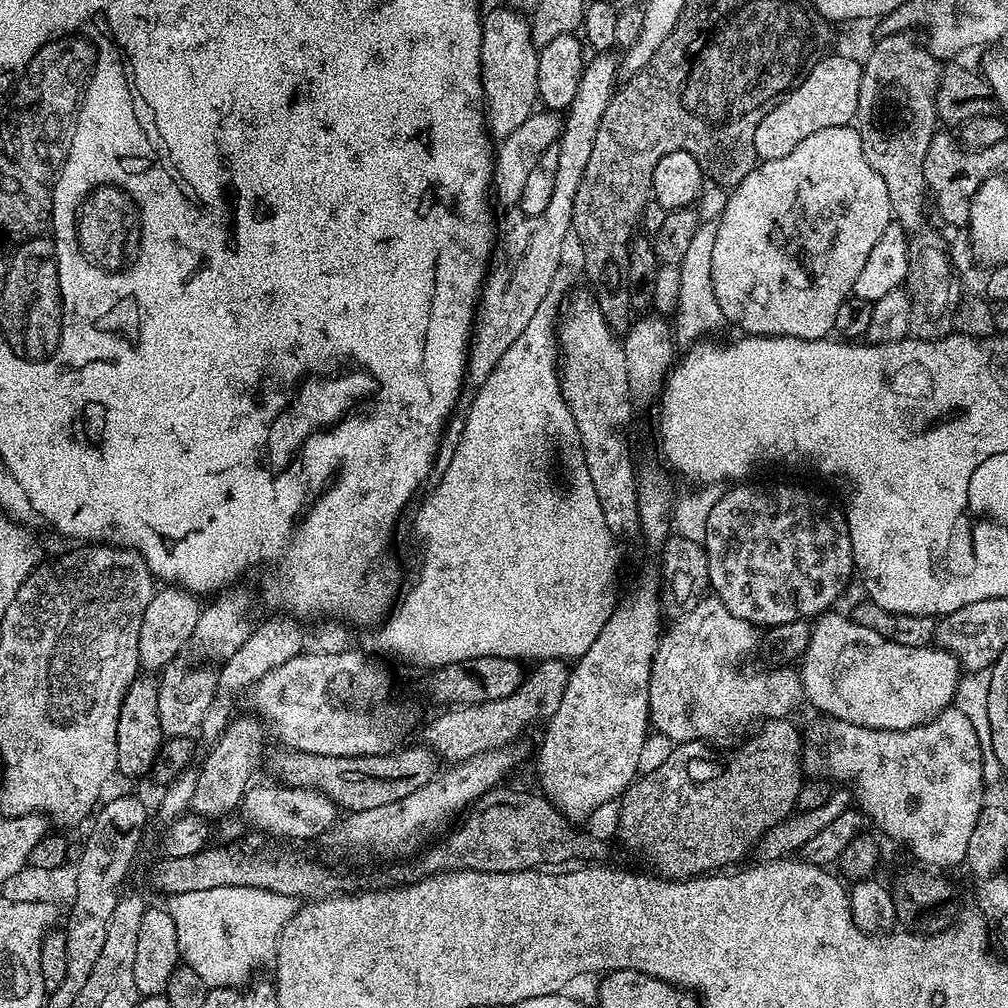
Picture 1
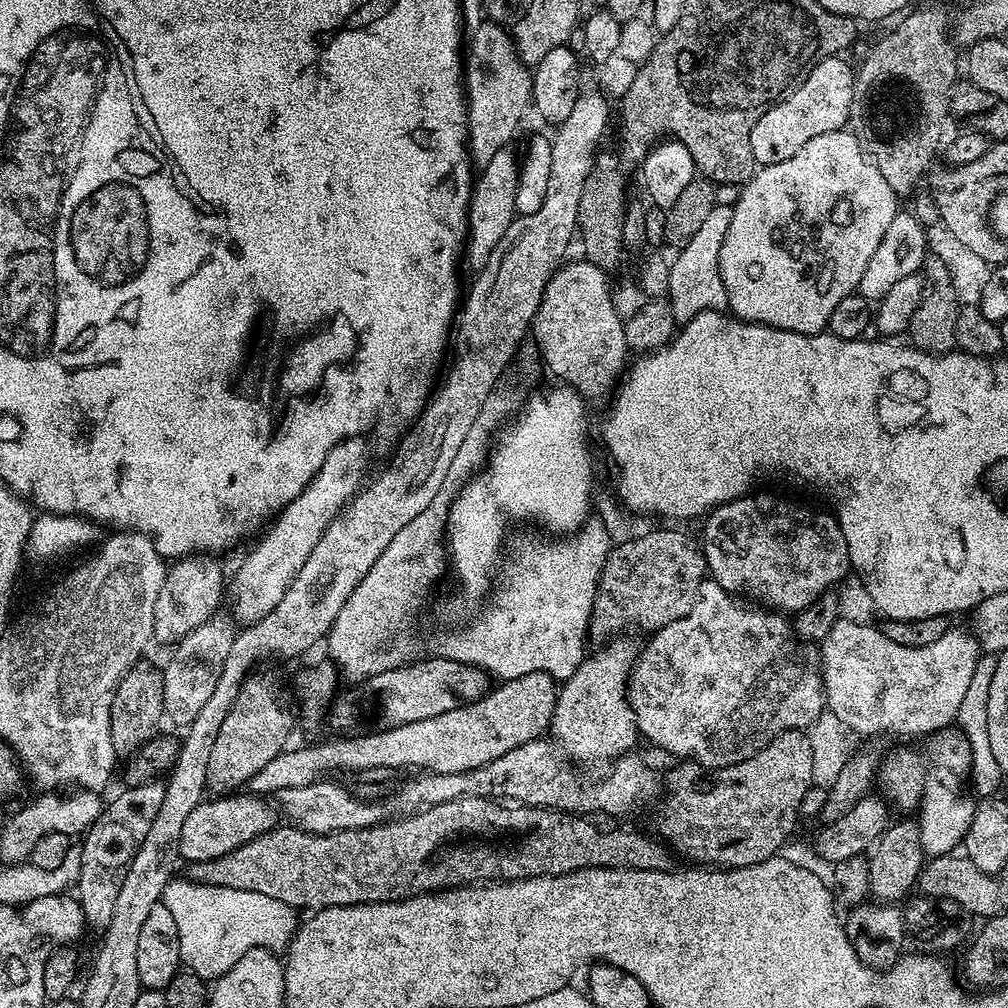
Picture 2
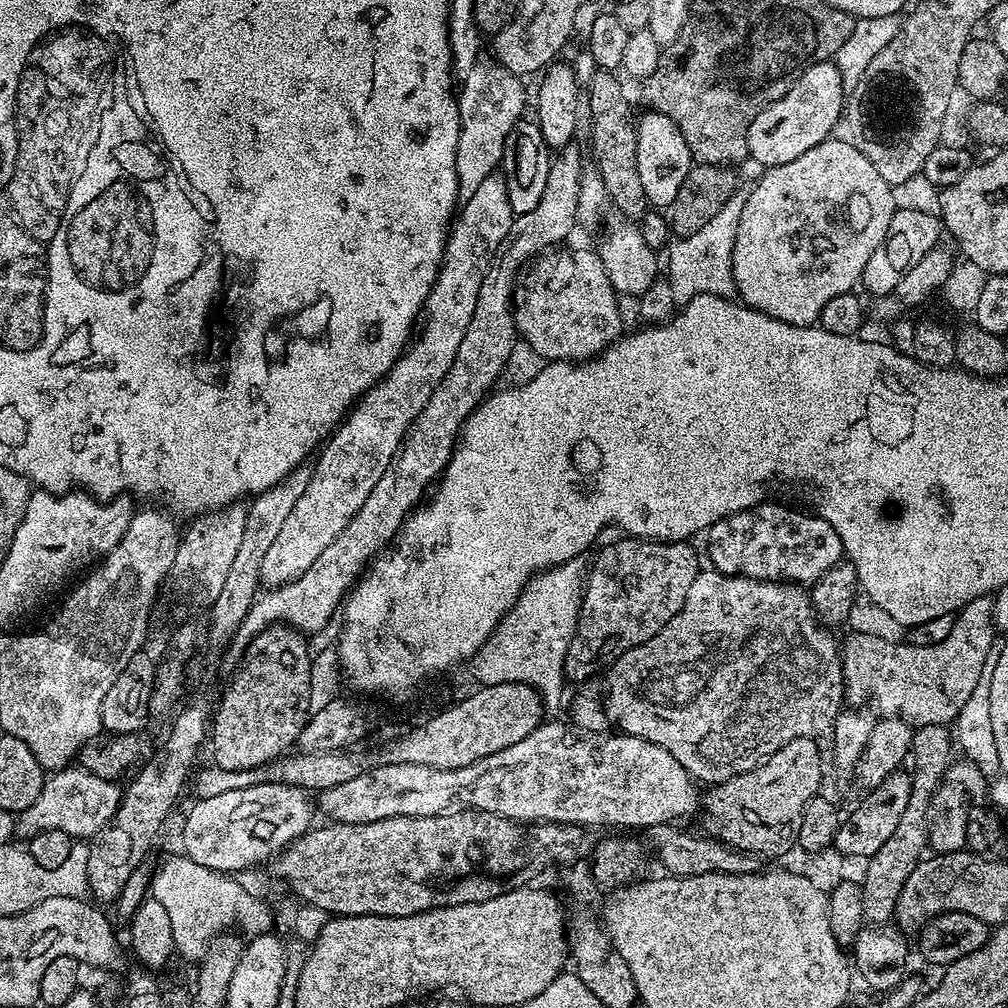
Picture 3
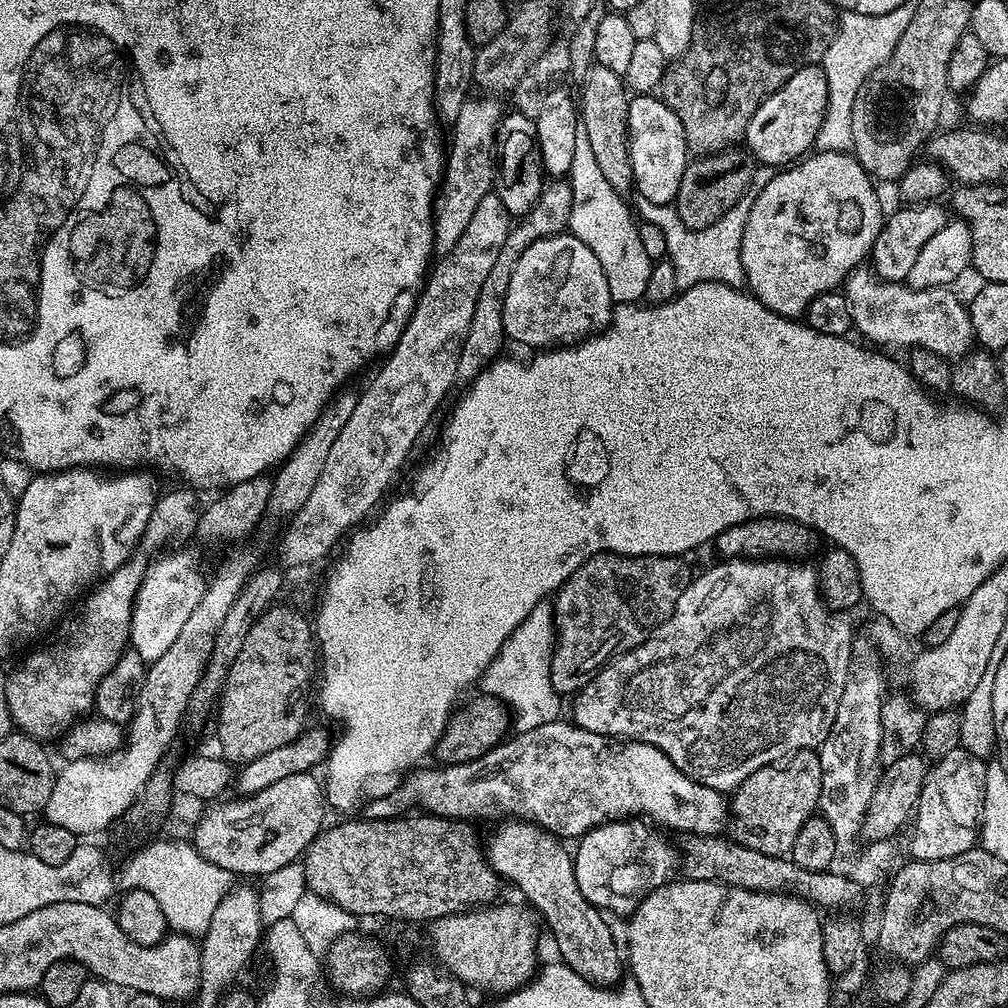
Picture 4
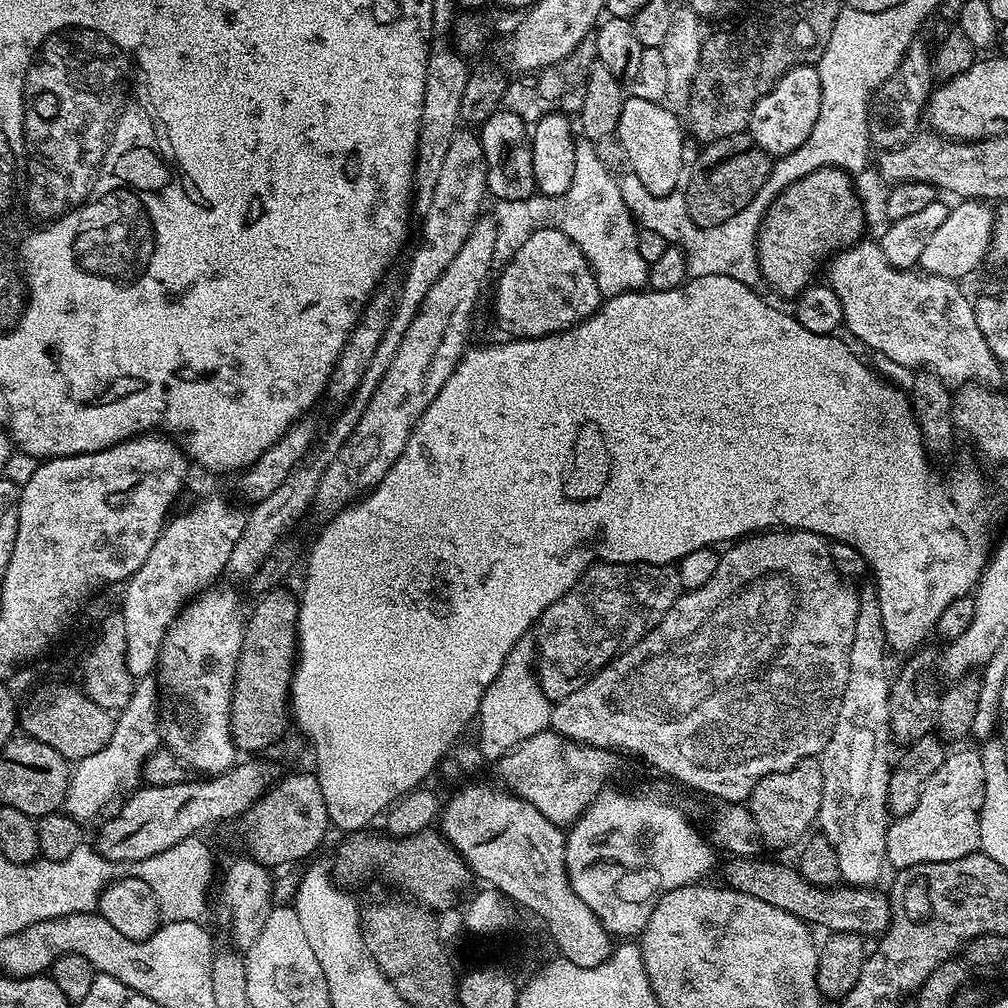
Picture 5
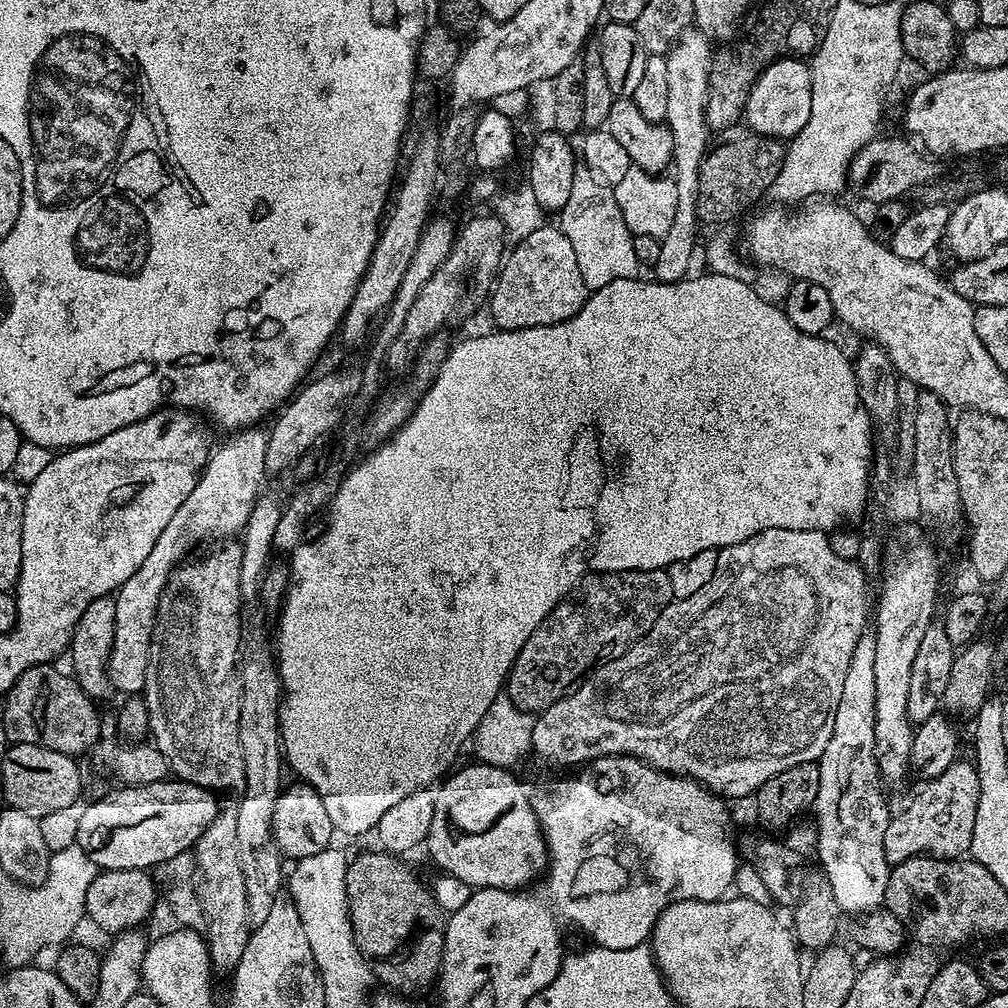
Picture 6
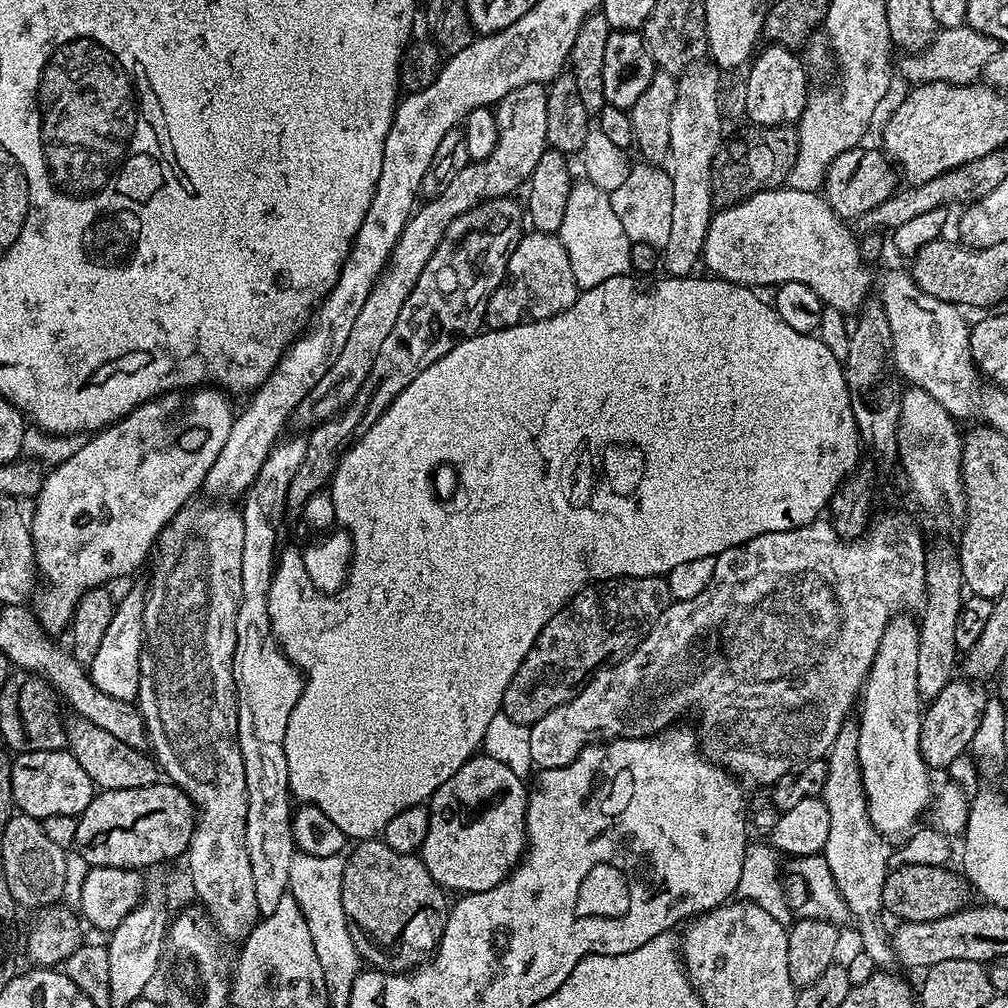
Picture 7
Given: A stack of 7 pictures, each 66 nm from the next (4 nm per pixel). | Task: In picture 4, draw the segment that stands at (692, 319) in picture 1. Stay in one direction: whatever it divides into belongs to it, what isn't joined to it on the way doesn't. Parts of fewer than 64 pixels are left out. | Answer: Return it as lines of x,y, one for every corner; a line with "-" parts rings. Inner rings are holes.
745,194
713,224
696,227
684,224
672,204
655,204
637,199
634,208
641,221
658,226
662,234
666,234
667,259
672,261
681,290
698,286
702,282
718,282
729,284
732,288
743,289
746,281
742,266
742,238
746,230
746,220
750,218
752,202
753,197

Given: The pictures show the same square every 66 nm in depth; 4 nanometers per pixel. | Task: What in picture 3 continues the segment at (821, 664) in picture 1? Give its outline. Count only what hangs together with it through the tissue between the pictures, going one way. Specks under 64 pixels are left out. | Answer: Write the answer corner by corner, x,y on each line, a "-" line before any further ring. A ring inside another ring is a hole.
992,596
974,598
966,607
955,613
954,630
938,646
914,646
907,642
894,643
883,641
870,634
852,632
848,641
843,641
840,661
844,671
844,694
847,703
852,706
867,707
877,717
897,716
913,726
930,726
931,724
951,725
958,718
962,706
970,699
974,686
978,686
978,678
982,674
982,666
986,666
986,654
994,647
992,632

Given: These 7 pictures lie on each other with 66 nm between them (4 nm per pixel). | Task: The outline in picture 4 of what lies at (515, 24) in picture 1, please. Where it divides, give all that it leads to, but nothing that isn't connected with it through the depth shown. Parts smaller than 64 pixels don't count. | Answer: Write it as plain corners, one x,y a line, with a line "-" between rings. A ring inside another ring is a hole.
469,98
462,106
458,118
451,121
452,144
447,145
444,174
440,191
432,209
432,247
443,254
458,246
462,230
470,222
478,202
493,191
496,182
496,127
500,124
501,101
496,98

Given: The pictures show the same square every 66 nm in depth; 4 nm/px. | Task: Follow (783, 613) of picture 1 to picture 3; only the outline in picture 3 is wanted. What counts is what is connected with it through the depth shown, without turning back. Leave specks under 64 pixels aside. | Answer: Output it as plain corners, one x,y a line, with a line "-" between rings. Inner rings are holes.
765,502
714,522
706,533
708,560
712,563
709,565
727,576
801,586
815,584
822,574
826,574
826,570
845,559
842,538
838,538
830,522
811,511
792,507
796,506

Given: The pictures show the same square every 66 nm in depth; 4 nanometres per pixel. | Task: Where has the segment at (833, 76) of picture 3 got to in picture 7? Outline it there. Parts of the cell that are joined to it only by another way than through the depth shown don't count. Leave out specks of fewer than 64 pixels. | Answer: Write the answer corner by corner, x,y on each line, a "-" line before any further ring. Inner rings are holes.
769,43
767,47
761,47
755,53
747,69
749,72
748,81
744,84
744,112
752,119
749,121
753,125
762,128
773,128
776,124
795,125
806,110
810,95
808,72
793,49
774,43

